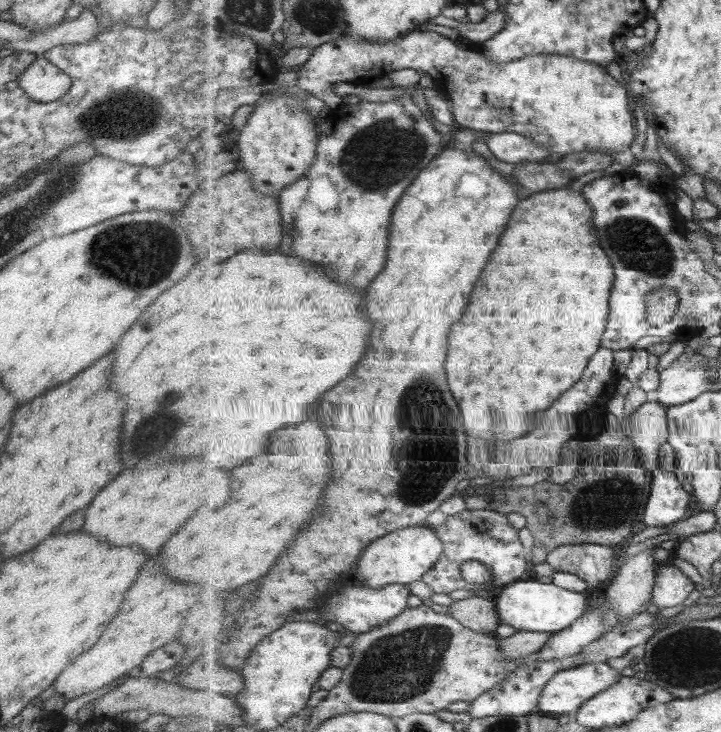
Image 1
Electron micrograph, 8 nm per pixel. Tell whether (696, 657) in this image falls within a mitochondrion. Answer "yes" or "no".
yes

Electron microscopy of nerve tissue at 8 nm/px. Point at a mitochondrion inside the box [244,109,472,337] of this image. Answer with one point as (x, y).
(359, 164)

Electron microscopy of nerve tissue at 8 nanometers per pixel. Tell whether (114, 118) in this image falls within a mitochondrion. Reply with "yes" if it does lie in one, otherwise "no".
yes

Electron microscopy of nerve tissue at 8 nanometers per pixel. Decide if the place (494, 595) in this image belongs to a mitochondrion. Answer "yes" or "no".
no

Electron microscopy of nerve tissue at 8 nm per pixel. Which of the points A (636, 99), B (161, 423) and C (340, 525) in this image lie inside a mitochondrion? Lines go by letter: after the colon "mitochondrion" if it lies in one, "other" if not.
A: other
B: mitochondrion
C: other

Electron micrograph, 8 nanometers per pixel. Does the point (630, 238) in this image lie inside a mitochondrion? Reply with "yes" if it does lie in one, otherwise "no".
yes

